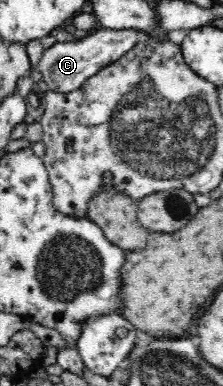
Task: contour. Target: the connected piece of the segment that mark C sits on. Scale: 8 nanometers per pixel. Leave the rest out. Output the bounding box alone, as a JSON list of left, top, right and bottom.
[38,25,152,93]

